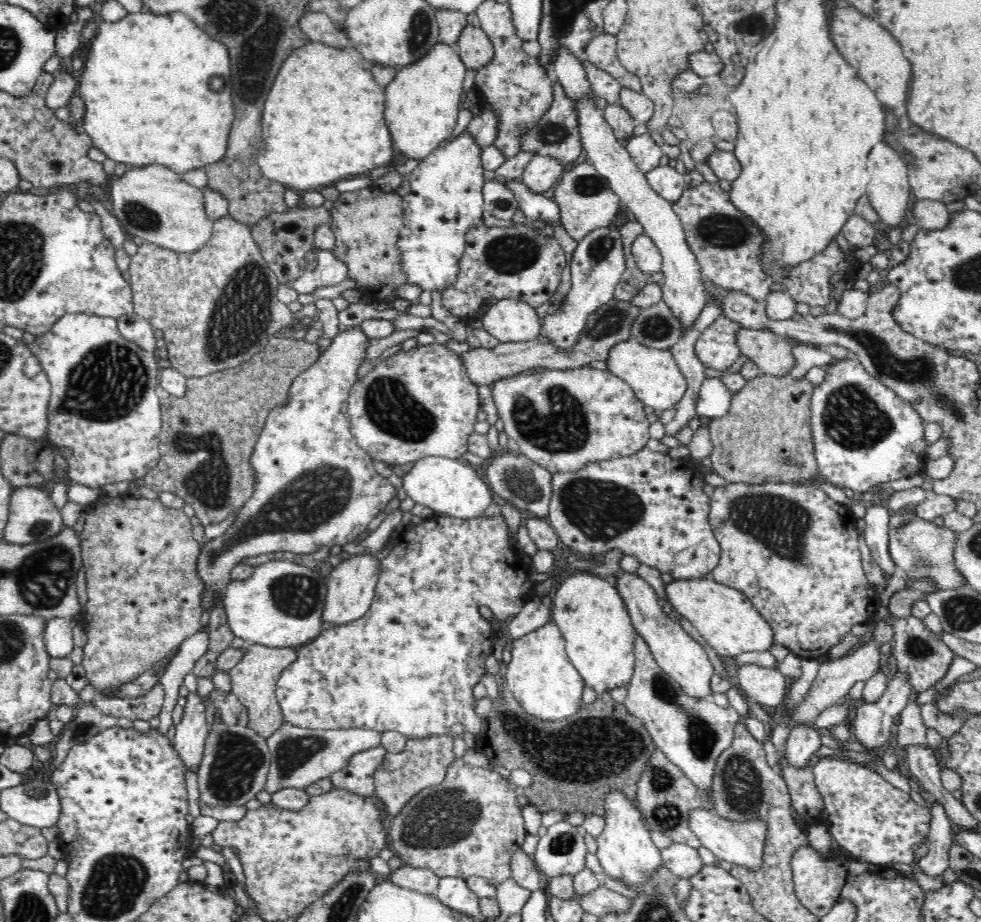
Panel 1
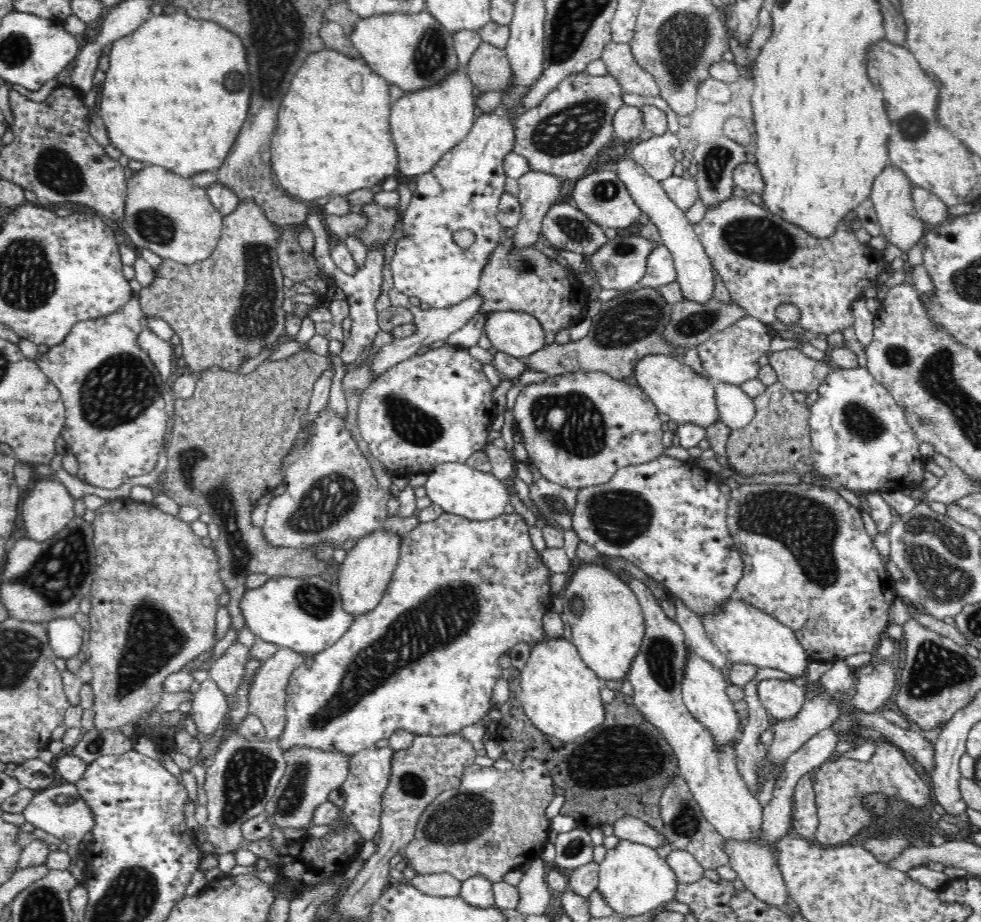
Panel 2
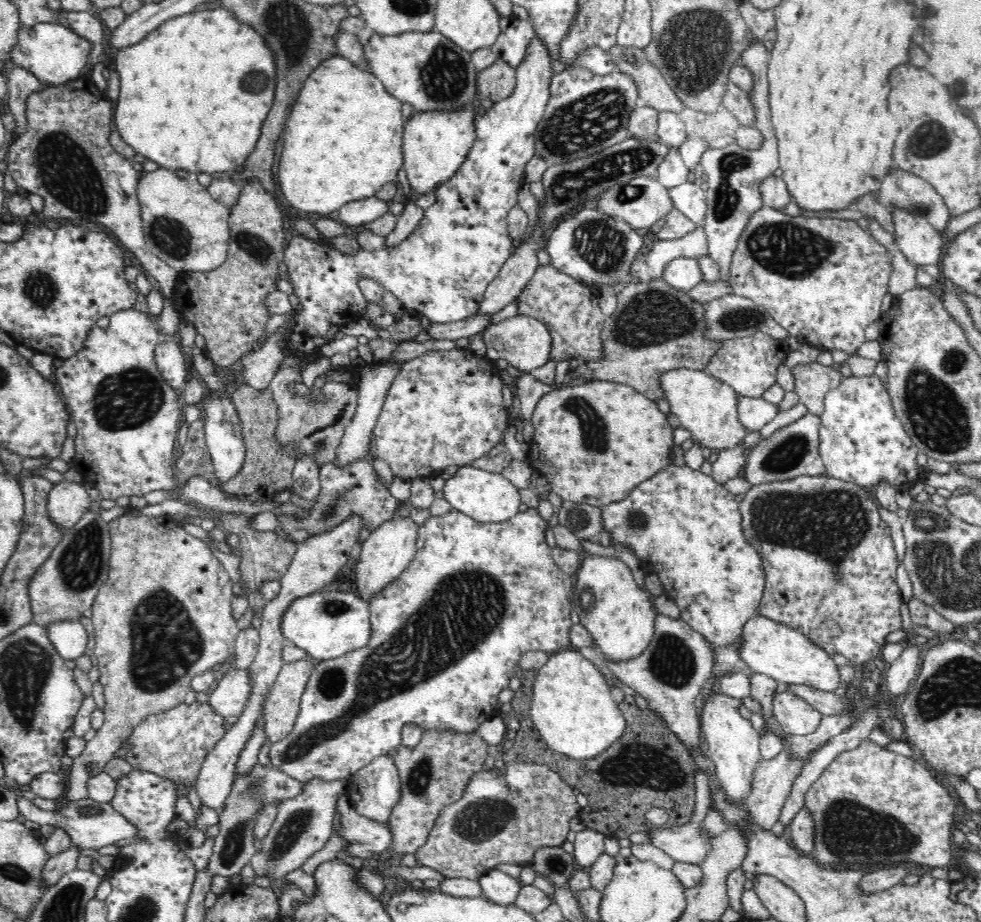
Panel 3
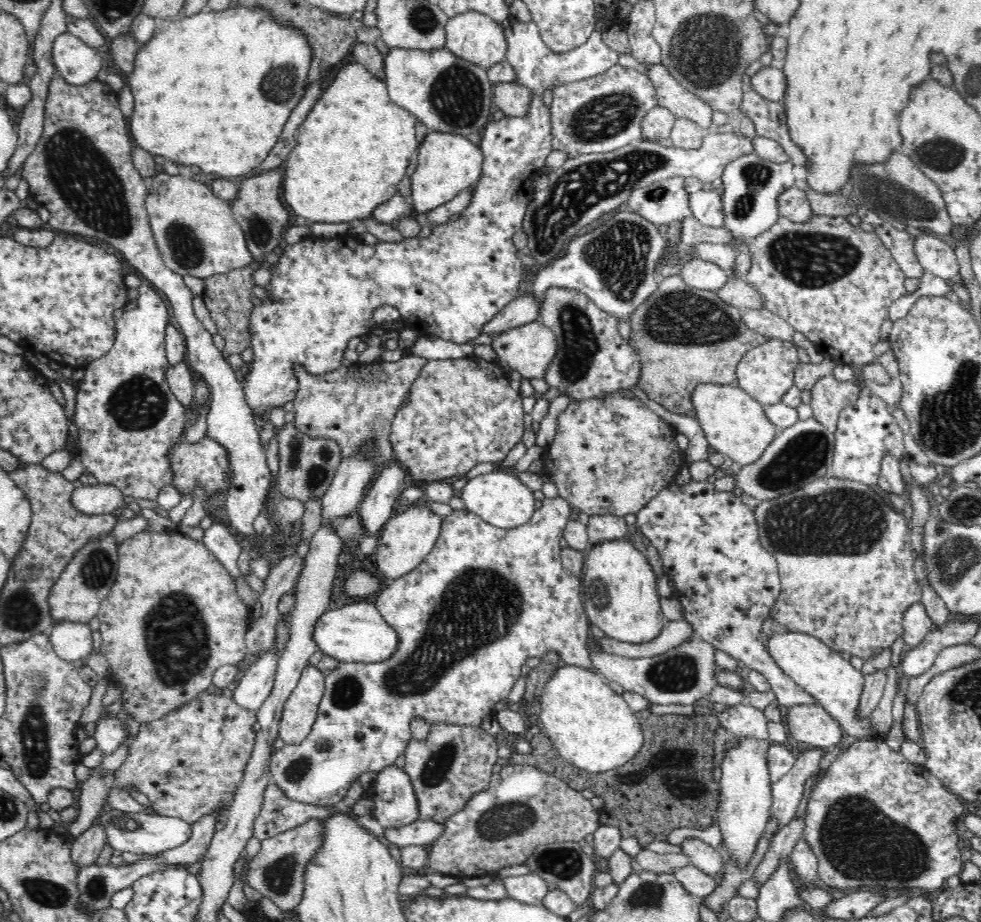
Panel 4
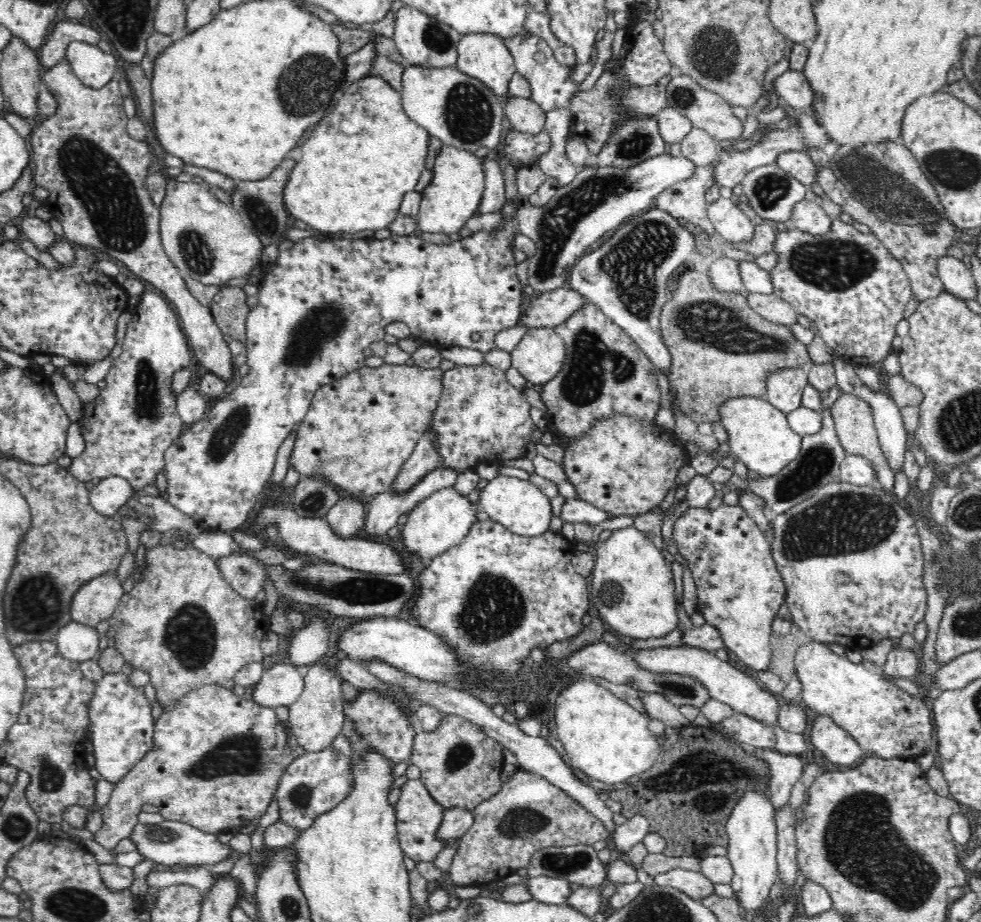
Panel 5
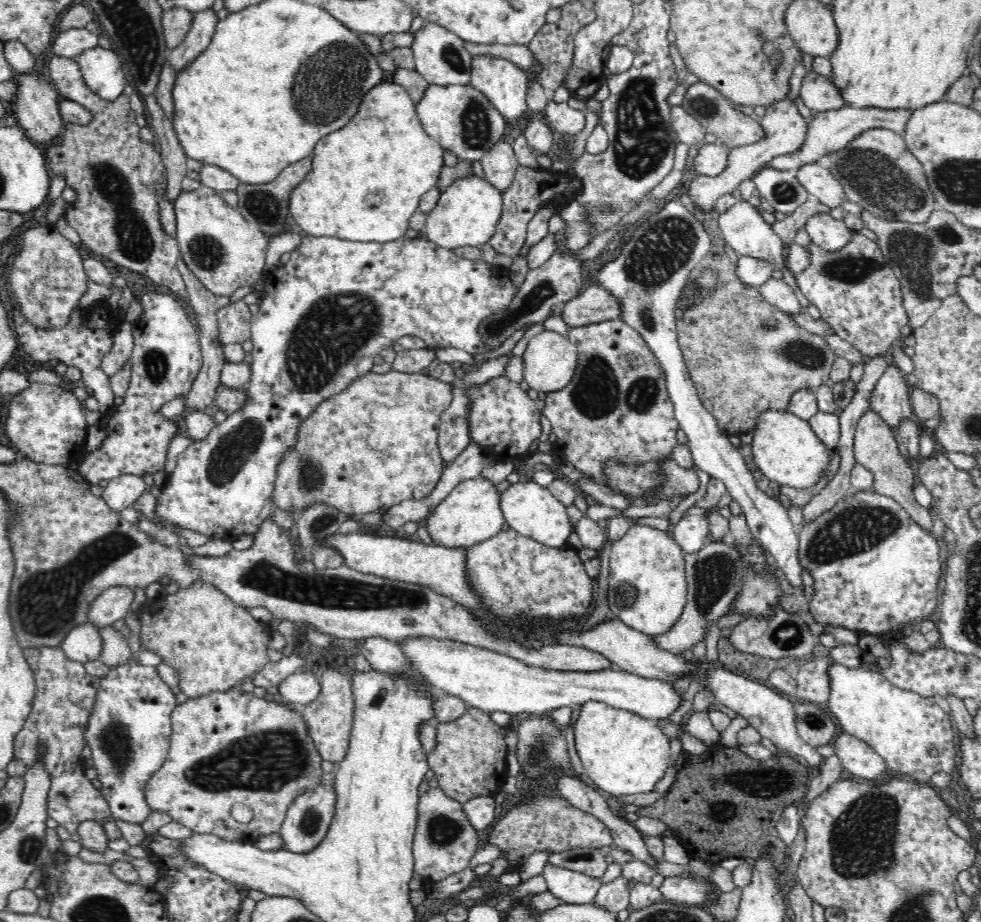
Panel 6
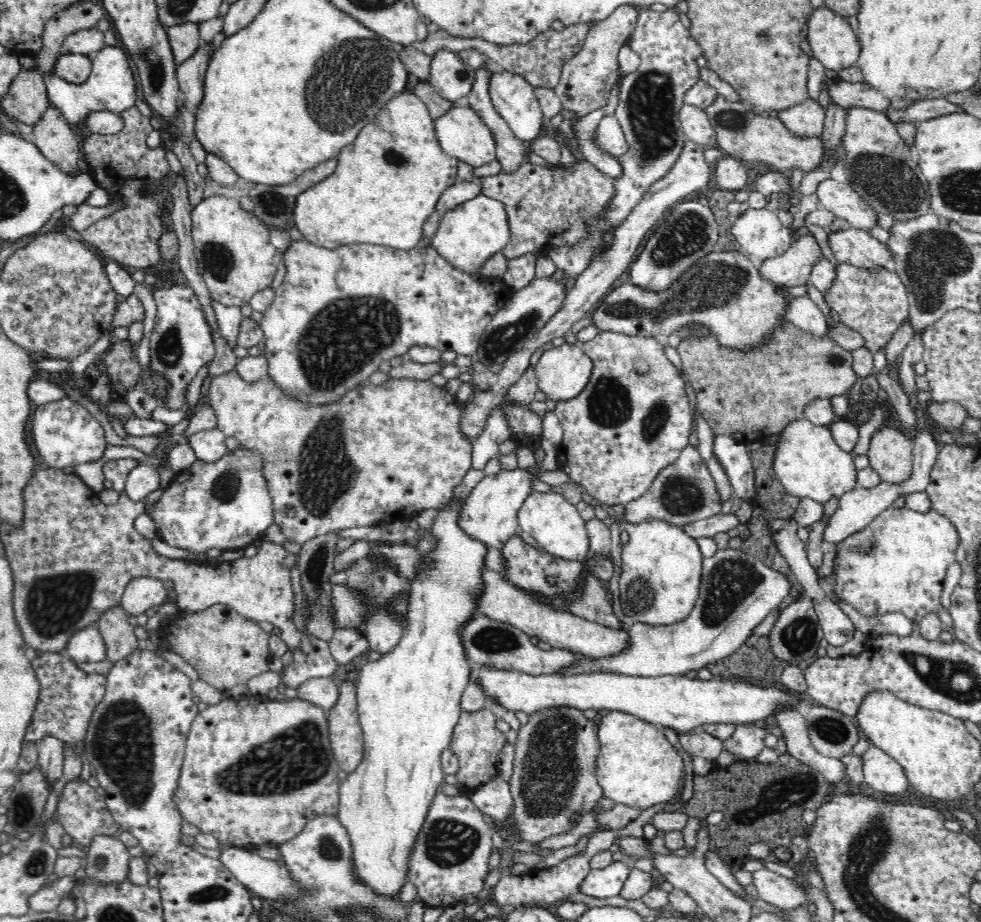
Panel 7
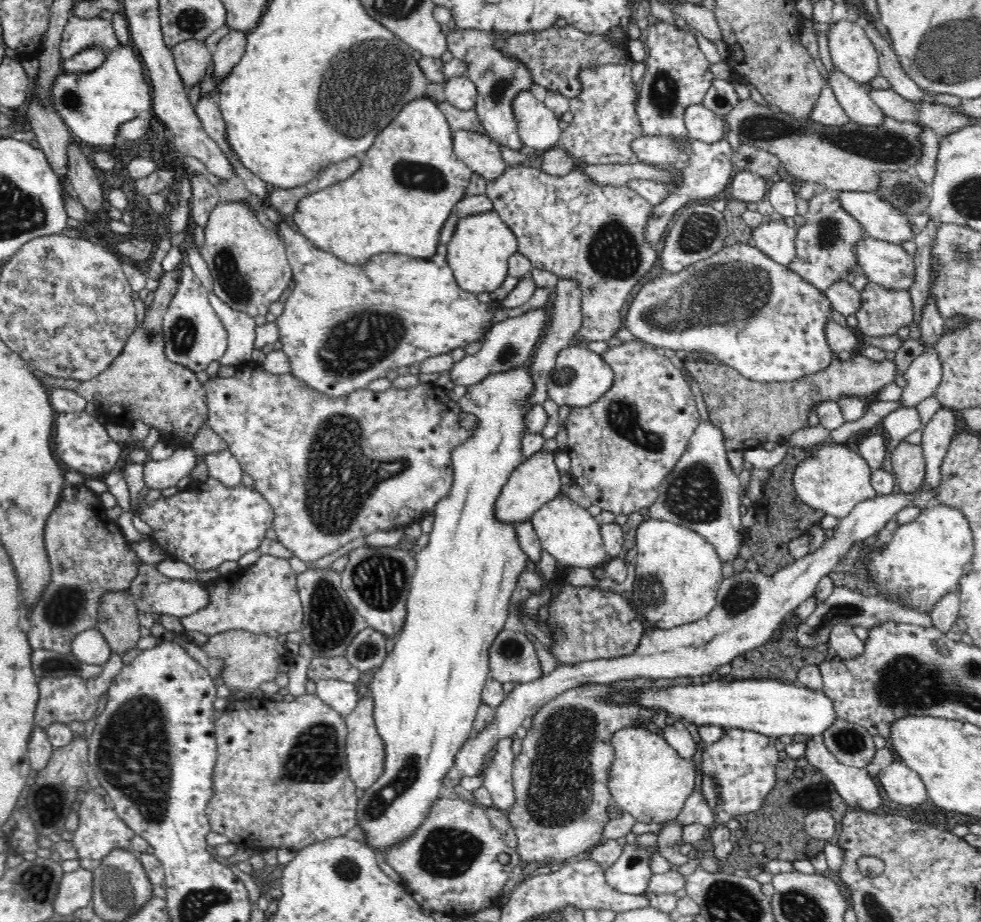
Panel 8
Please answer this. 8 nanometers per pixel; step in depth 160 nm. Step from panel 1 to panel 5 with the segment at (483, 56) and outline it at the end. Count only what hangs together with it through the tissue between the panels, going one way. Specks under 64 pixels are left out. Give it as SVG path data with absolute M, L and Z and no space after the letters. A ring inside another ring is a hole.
M511 96L503 107L505 117L516 130L537 133L544 129L546 113L532 99Z

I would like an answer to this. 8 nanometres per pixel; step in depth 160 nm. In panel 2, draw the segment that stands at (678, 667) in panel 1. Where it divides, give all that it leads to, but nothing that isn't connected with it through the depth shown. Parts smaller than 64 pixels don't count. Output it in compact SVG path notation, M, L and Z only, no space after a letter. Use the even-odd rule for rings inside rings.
M690 652L688 666L682 666L682 696L687 709L691 711L695 718L698 718L704 728L707 728L714 737L716 743L725 743L731 739L736 742L736 730L740 730L740 721L734 703L726 695L726 677L722 671L709 662L704 662L700 656Z

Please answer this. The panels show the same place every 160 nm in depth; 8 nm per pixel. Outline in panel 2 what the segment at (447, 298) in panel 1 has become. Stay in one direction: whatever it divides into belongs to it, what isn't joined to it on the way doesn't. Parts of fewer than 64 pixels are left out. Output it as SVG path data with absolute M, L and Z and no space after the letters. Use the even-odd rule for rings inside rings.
M503 236L503 238L487 254L481 272L477 278L475 295L482 299L477 312L485 313L498 310L516 310L535 316L546 332L553 332L555 335L562 328L572 328L574 322L582 320L587 313L587 303L593 298L592 292L580 284L577 275L568 268L558 264L554 259L544 255L535 246L518 245L514 238Z

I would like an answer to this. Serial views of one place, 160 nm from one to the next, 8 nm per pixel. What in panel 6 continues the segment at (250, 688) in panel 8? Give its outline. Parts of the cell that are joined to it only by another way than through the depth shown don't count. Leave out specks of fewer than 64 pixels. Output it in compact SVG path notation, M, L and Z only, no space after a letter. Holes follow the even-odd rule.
M206 580L192 582L188 590L162 596L140 614L142 648L160 654L182 676L182 692L196 698L209 691L226 691L254 675L269 661L267 644L271 626L256 621L248 608L232 602Z

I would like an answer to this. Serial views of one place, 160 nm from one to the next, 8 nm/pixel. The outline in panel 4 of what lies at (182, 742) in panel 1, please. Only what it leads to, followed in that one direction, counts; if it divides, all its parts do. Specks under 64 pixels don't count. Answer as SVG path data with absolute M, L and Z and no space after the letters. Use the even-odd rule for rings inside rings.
M274 641L268 652L260 655L242 672L238 685L232 687L232 701L236 701L239 707L257 711L274 688L278 659L279 651Z

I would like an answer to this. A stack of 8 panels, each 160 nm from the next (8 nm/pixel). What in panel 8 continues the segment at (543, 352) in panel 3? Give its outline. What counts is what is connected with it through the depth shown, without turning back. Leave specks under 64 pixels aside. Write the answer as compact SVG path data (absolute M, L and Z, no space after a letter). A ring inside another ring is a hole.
M587 346L564 348L553 359L552 371L549 372L548 398L558 406L588 406L608 390L612 380L612 369L600 354Z

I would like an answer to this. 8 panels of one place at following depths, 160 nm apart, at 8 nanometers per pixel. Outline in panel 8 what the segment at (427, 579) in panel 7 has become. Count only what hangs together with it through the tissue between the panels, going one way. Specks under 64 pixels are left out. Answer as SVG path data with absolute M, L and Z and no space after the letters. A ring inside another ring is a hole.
M530 361L522 364L519 367L512 367L510 370L501 373L489 374L482 382L473 383L468 386L465 393L465 398L460 401L459 407L466 414L474 414L478 419L478 424L474 429L474 436L470 440L466 440L464 444L458 445L453 454L453 485L451 486L450 493L442 501L438 502L435 507L434 525L432 532L430 532L430 541L426 548L423 548L416 554L416 571L412 580L410 590L407 598L407 616L403 624L403 629L396 637L396 644L392 651L387 654L384 664L380 668L374 669L375 673L371 680L369 689L371 690L374 698L373 718L379 736L385 745L385 771L378 778L378 780L367 791L363 790L363 797L357 798L356 807L358 807L358 826L368 834L370 846L376 850L384 850L384 848L394 848L394 846L401 844L410 837L412 833L419 827L421 822L428 816L431 811L432 803L443 795L443 780L452 768L455 761L456 753L460 747L467 741L469 731L472 730L472 722L478 706L482 704L482 690L486 680L490 677L488 674L488 656L487 649L490 648L494 642L498 632L504 628L506 620L508 620L507 603L511 599L513 591L518 591L519 588L516 584L518 578L523 574L525 569L528 569L528 564L525 562L526 554L521 552L517 543L517 533L515 526L500 525L494 519L492 513L492 506L496 500L496 494L500 492L500 486L505 482L505 478L509 472L516 470L517 466L523 463L526 457L522 456L522 438L527 434L524 433L524 420L526 414L531 408L528 405L528 396L534 390L534 383L532 383L532 375L530 375Z

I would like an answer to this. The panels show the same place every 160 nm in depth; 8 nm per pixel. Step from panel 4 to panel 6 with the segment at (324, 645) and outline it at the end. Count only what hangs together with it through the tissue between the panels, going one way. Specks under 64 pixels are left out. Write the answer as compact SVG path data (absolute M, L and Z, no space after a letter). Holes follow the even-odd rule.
M413 636L414 640L408 640L404 646L404 654L406 654L406 658L412 662L412 670L420 673L420 676L424 677L426 682L430 683L430 686L436 688L438 691L446 692L446 694L450 694L452 696L456 696L462 699L471 709L480 709L489 713L492 712L506 712L509 715L518 715L522 714L522 712L526 712L526 714L540 716L543 713L549 714L551 711L556 710L557 708L562 708L562 706L574 707L576 703L588 702L589 699L595 699L596 702L604 702L607 703L608 706L619 707L620 710L628 710L632 711L634 714L639 714L640 716L646 717L651 721L656 720L668 720L672 714L674 714L674 710L680 706L680 702L682 702L682 693L674 691L673 682L670 681L660 681L660 680L652 680L644 677L638 677L635 674L630 674L626 671L614 671L610 668L604 669L596 672L564 672L561 670L546 670L541 669L535 666L528 666L525 662L520 662L514 658L510 658L508 655L500 654L494 650L486 650L480 646L472 646L470 643L460 643L456 642L456 640L452 639L436 639L433 636Z

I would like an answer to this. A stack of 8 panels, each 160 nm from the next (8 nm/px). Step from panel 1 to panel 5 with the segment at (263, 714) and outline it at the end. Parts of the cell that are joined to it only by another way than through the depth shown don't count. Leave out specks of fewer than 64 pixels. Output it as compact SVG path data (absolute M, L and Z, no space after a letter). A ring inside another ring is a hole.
M314 663L310 665L304 677L304 686L301 687L296 702L288 706L288 721L292 738L306 751L318 751L322 747L328 747L332 743L333 736L336 735L336 730L341 726L340 686L343 681L326 665Z

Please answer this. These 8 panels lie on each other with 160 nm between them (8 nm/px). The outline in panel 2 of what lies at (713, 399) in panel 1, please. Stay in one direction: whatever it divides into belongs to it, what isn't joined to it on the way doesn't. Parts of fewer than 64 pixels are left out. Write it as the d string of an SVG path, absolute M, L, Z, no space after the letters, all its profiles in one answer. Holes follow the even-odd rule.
M713 381L716 407L720 420L731 427L744 427L753 418L752 396L746 394L739 386Z

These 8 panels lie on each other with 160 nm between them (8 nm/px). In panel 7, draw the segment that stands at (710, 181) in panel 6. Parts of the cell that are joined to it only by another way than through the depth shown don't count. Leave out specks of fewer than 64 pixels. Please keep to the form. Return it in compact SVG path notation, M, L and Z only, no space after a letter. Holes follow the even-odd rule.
M814 99L804 100L796 106L778 111L777 116L792 135L798 137L819 137L824 130L826 109Z

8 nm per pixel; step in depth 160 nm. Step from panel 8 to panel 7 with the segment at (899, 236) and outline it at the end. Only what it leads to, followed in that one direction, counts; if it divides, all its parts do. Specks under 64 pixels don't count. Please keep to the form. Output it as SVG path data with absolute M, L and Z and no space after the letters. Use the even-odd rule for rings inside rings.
M826 179L817 186L819 205L836 216L847 220L852 227L872 230L878 226L878 215L848 182Z

